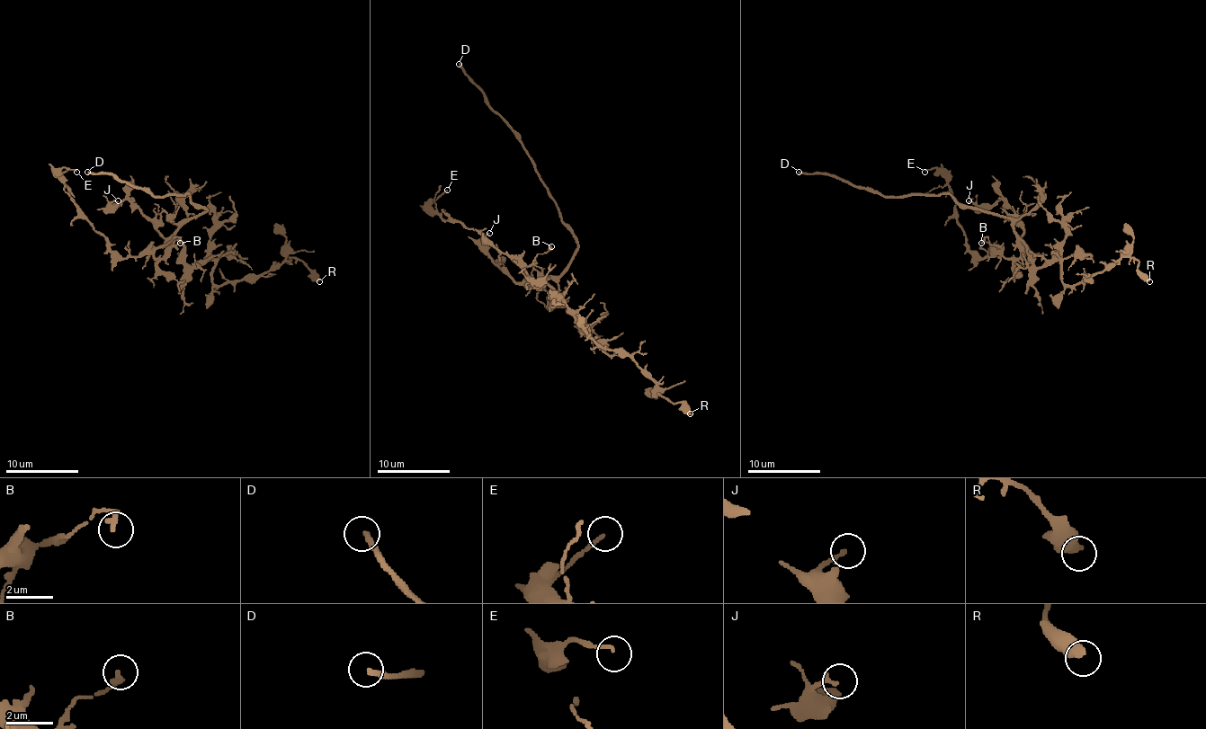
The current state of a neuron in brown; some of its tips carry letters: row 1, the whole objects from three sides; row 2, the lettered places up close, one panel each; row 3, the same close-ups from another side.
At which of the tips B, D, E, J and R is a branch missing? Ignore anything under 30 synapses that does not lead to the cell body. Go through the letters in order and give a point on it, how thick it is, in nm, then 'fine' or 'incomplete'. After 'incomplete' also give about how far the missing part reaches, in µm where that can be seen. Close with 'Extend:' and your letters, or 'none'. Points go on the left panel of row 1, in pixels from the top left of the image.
B: (180, 243) | 240 nm | fine
D: (87, 172) | 240 nm | incomplete | 35 µm
E: (76, 172) | 130 nm | fine
J: (118, 200) | 160 nm | fine
R: (319, 281) | 550 nm | fine
Extend: D

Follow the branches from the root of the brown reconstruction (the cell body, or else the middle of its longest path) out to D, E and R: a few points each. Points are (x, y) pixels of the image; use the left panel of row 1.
D: (186, 223), (206, 210), (199, 208), (188, 193), (156, 197), (151, 191), (135, 188), (114, 175), (87, 172)
E: (186, 223), (164, 257), (151, 253), (120, 257), (71, 197), (71, 190), (60, 173), (64, 168), (76, 172)
R: (186, 223), (174, 235), (182, 257), (213, 261), (215, 285), (255, 280), (284, 257), (319, 281)

